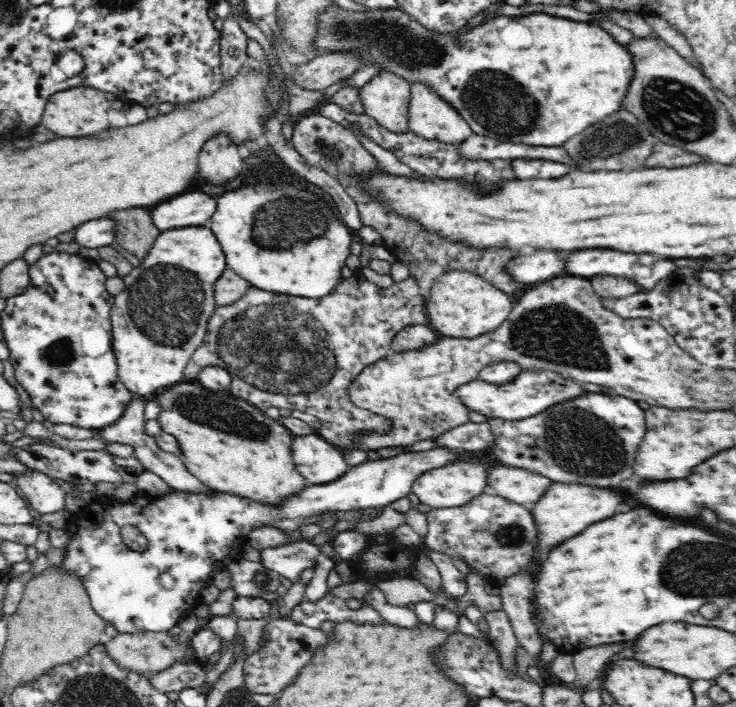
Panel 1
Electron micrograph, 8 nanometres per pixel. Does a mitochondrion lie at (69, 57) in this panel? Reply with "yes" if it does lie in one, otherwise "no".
no

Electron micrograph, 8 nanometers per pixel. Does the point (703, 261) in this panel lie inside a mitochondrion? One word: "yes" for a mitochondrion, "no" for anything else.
no

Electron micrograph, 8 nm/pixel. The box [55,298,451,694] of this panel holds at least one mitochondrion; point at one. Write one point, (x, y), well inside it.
(274, 348)

